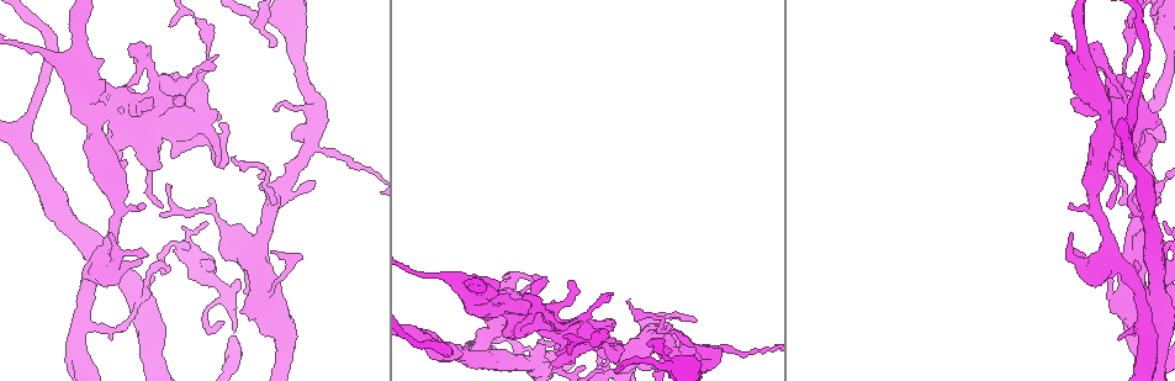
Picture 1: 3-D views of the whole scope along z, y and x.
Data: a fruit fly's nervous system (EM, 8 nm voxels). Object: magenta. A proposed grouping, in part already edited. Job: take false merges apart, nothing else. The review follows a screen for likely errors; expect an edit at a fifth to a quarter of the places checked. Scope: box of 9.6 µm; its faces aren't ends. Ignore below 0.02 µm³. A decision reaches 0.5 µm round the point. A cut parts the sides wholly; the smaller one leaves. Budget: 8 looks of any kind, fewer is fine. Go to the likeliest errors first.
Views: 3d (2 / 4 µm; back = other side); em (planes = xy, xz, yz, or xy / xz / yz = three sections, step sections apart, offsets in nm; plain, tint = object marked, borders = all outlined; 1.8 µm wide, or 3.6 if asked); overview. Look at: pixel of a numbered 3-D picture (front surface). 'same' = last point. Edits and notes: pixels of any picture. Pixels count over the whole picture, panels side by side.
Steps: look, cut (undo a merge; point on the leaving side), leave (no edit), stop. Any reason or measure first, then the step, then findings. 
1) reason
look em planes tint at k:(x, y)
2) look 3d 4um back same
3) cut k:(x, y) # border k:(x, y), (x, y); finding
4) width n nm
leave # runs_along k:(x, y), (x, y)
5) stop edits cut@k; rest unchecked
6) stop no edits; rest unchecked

calibre changes
look 3d 2um at 1:(494, 309)

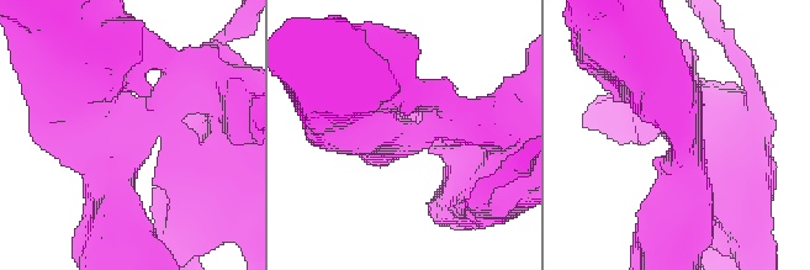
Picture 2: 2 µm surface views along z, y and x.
arms 3; arm_widths 400, 440, 550 nm; now the EM
look em xy step 16 tint at 2:(401, 130)

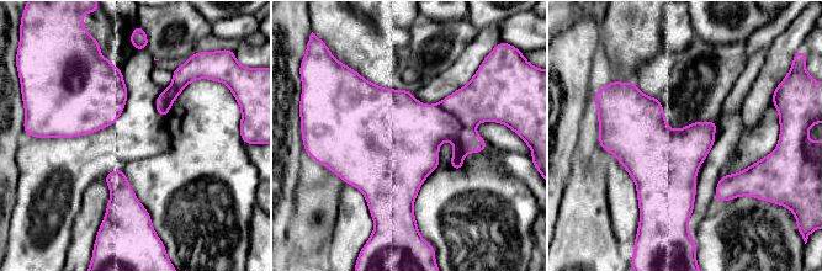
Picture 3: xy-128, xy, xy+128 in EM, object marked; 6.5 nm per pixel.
cut it another way
look em planes tint same

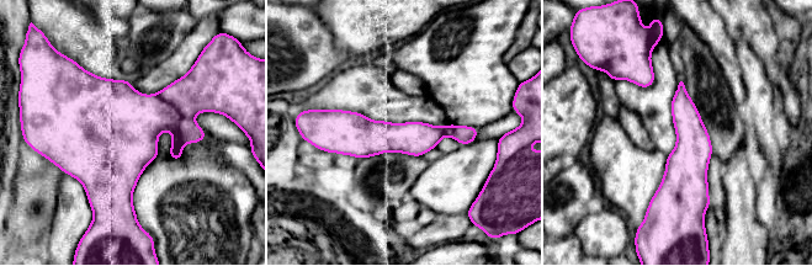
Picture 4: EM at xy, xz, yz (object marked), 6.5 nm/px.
width 220 nm
leave # all the same cell

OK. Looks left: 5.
a fork
look em 3.6um planes plain at 1:(1123, 83)

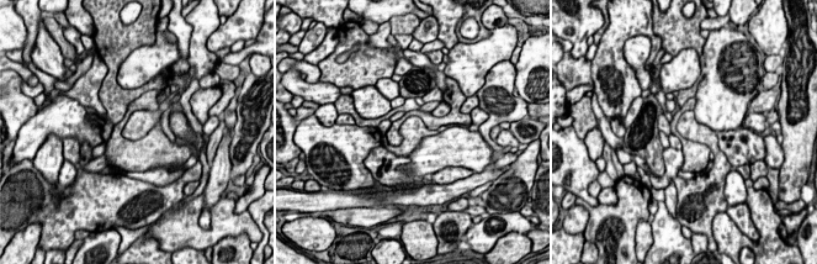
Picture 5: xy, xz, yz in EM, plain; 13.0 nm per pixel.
where the object lies
look em 3.6um planes tint same

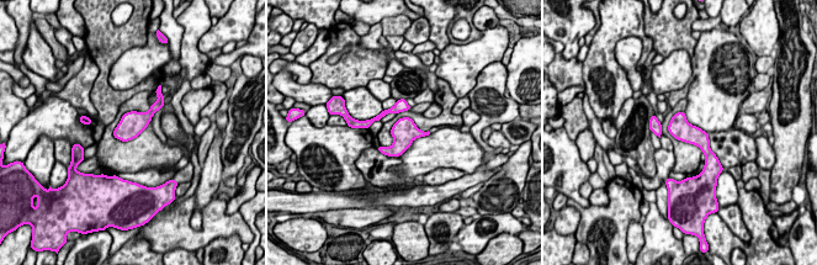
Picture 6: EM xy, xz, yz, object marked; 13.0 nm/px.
leave # all the same cell

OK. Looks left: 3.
thick turns thin
look em 3.6um planes tint at 1:(1153, 298)

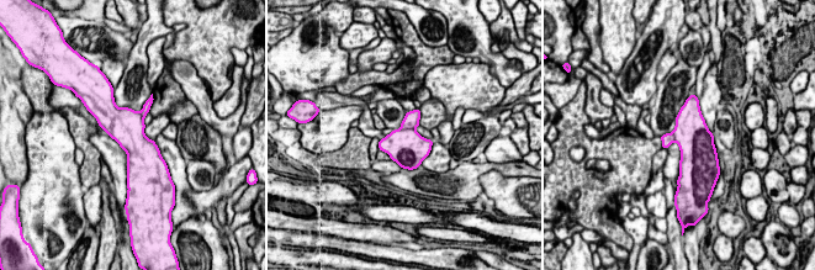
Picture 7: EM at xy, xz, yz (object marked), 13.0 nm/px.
leave # one cell here

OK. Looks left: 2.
stop no edits; rest unchecked

